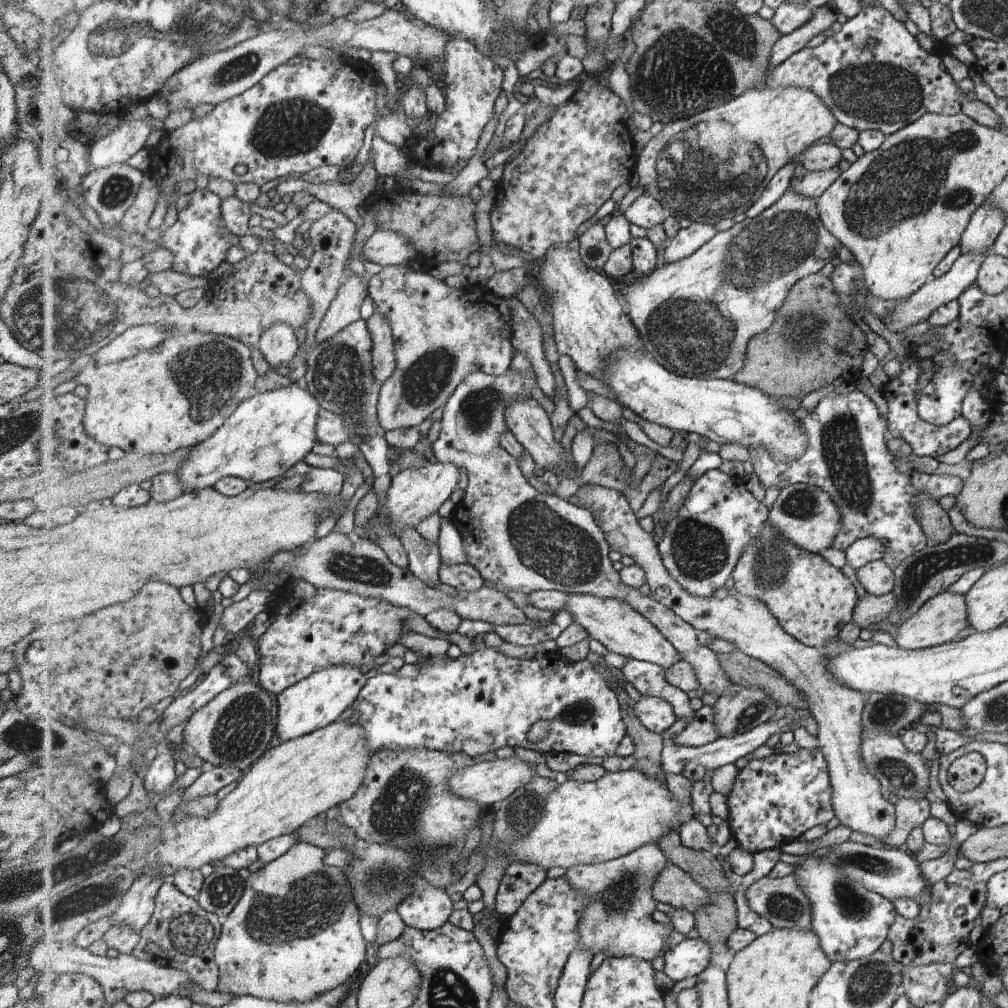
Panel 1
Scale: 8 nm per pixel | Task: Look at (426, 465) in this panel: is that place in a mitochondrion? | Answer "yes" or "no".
no

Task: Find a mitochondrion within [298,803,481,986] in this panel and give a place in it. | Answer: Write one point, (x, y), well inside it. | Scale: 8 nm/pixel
(385, 880)

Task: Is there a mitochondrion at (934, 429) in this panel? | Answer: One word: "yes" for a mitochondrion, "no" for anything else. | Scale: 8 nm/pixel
no

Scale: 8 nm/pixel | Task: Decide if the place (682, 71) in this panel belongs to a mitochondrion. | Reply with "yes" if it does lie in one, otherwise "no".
yes

